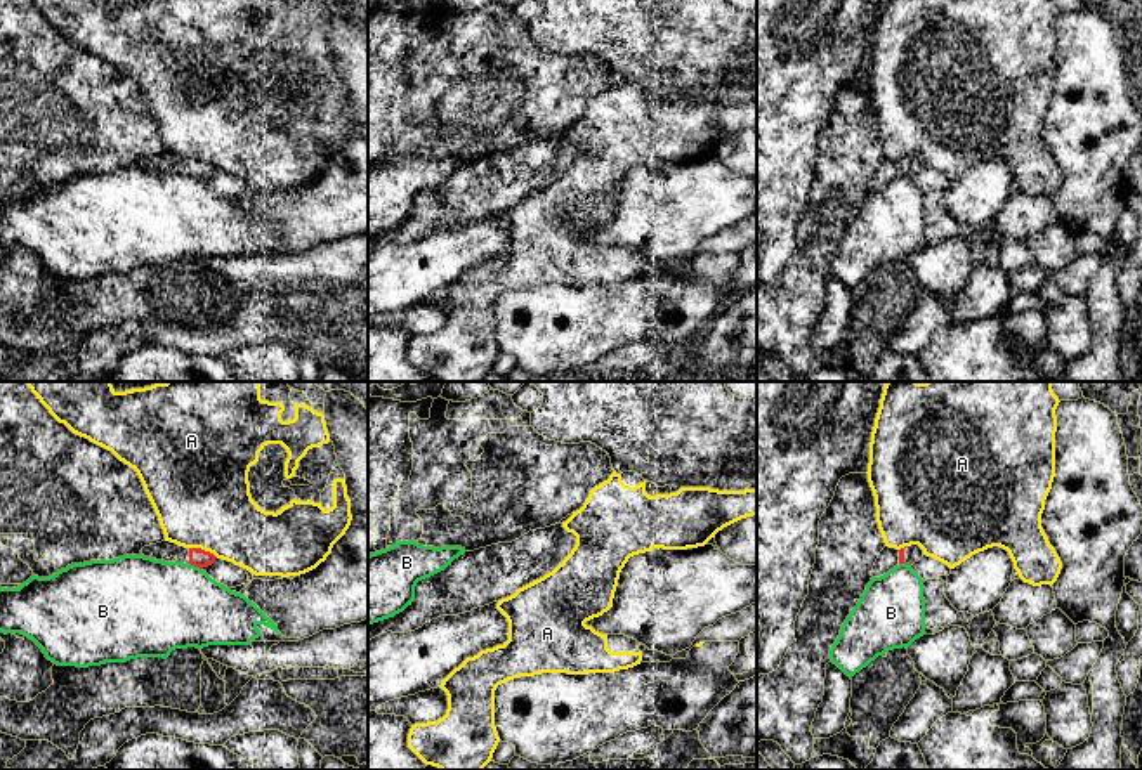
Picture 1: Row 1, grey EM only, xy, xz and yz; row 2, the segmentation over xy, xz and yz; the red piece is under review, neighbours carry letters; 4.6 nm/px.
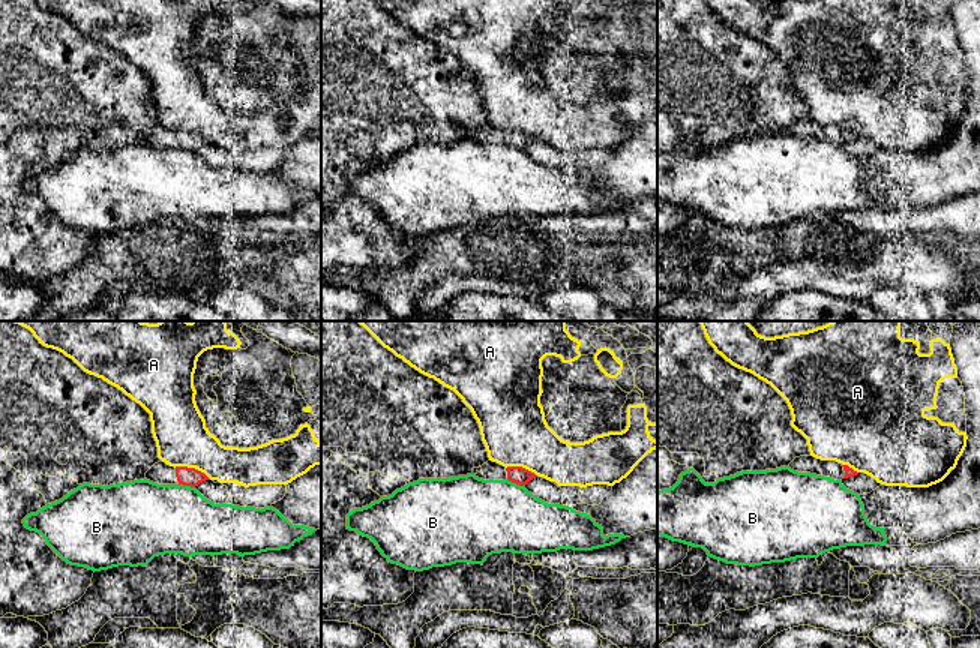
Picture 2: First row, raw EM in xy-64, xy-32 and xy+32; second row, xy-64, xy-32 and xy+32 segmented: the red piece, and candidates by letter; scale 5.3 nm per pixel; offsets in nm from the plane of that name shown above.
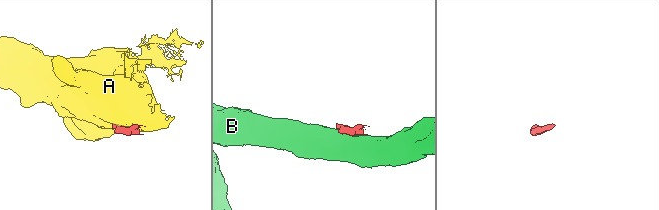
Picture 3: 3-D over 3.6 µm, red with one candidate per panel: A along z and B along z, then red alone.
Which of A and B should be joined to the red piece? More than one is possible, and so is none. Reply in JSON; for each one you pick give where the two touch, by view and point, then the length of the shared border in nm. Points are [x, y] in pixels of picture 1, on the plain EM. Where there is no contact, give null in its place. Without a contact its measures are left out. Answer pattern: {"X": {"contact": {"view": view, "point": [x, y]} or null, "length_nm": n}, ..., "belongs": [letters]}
{"belongs": []}

